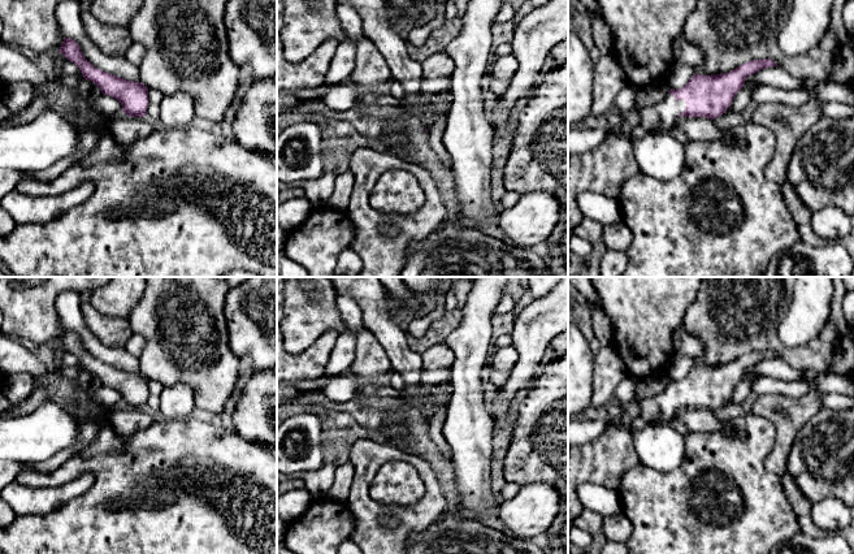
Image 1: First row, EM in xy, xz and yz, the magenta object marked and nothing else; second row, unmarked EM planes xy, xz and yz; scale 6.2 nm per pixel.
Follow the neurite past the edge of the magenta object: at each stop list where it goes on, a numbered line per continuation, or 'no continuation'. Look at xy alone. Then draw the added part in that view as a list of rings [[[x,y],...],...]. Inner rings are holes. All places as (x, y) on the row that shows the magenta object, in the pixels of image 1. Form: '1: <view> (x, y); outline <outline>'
no continuation

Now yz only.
1: yz (660, 117); outline [[[668,92],[663,101],[640,111],[641,126],[646,133],[669,133],[677,121],[677,116],[685,111],[685,108],[685,100],[676,100],[675,96]]]

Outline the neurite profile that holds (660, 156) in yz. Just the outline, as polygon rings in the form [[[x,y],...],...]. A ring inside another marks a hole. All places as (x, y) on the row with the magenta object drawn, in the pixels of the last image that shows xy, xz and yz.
[[[646,133],[641,139],[632,138],[632,144],[641,174],[668,181],[682,172],[685,144],[669,133]]]

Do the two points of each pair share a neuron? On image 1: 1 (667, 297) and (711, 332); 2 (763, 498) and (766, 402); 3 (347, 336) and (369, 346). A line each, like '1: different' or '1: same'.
1: different
2: different
3: different

